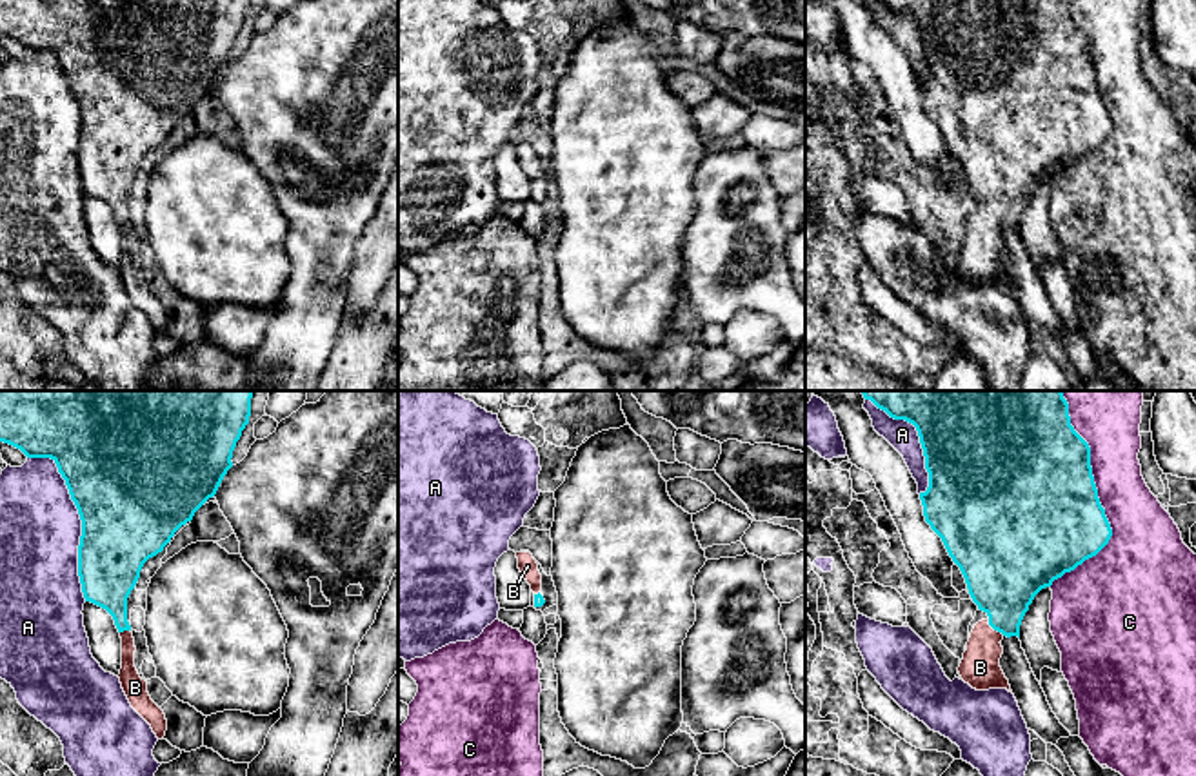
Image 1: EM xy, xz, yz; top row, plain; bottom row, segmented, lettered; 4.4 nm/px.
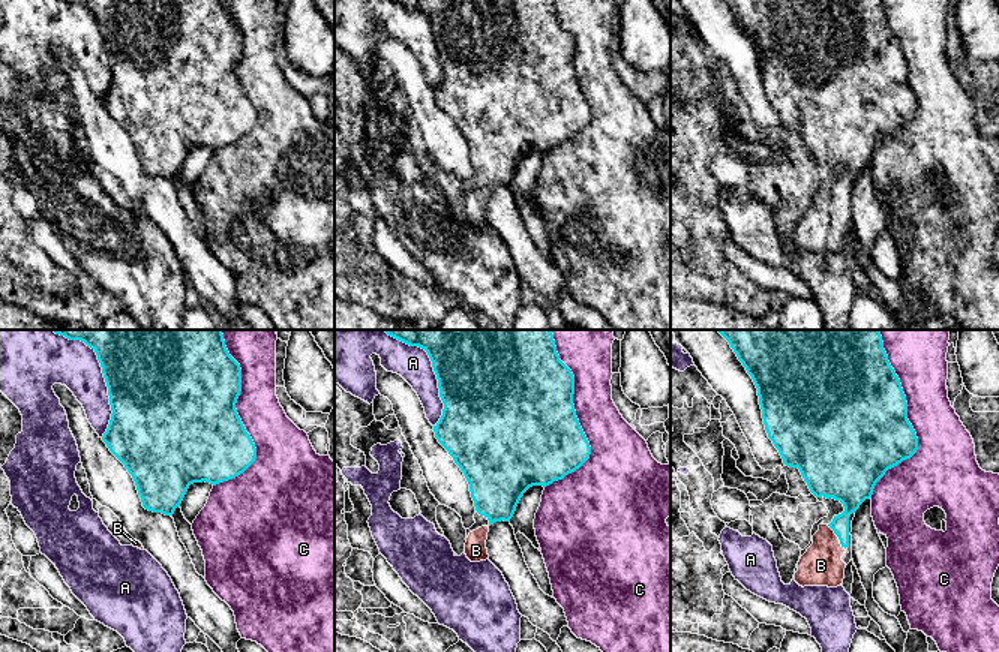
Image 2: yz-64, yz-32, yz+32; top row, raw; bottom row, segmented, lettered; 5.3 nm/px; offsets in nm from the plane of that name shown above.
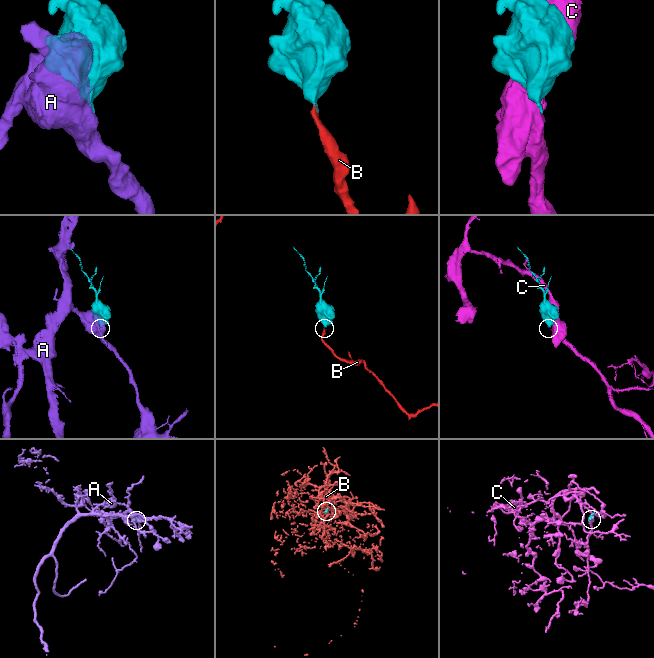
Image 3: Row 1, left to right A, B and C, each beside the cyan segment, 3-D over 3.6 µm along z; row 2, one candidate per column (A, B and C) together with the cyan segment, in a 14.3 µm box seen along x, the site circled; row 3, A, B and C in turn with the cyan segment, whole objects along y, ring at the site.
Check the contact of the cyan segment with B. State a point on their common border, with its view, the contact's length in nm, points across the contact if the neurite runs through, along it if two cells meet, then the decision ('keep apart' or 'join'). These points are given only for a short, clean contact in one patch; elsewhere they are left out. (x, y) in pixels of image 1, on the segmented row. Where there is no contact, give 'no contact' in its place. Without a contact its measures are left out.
contact yz (995, 629); length 100 nm; way yz (1004, 575), (1004, 620), (995, 629), (984, 640), (980, 667); join

